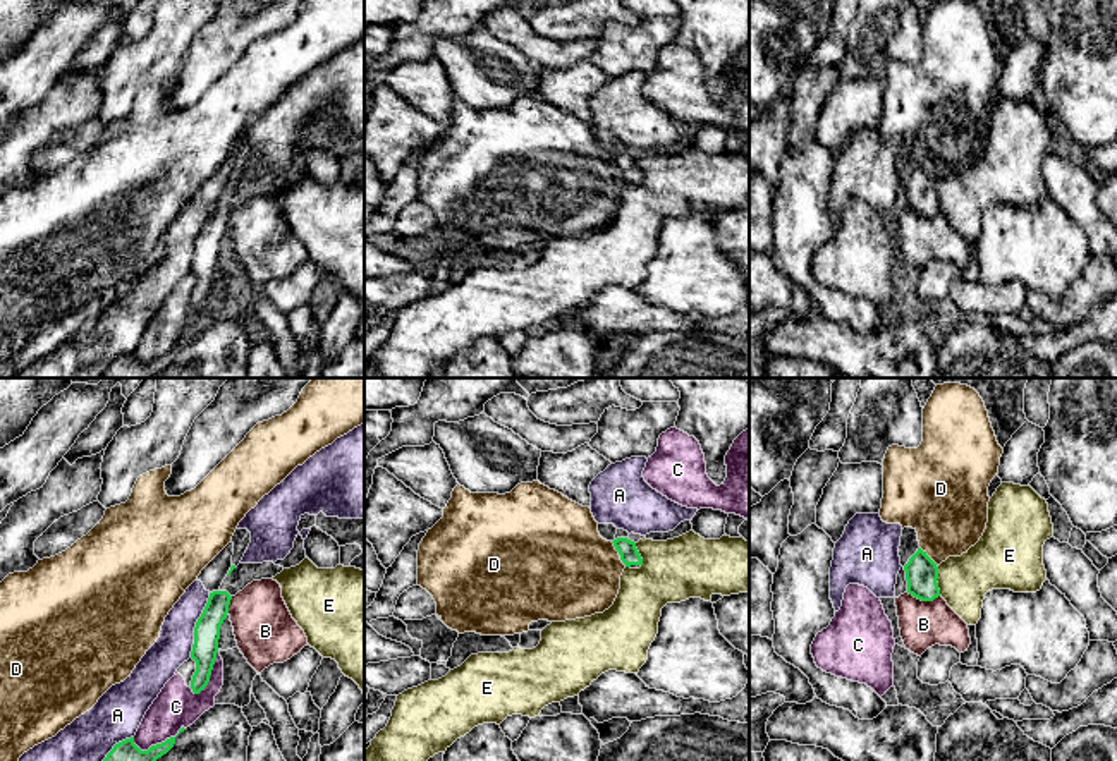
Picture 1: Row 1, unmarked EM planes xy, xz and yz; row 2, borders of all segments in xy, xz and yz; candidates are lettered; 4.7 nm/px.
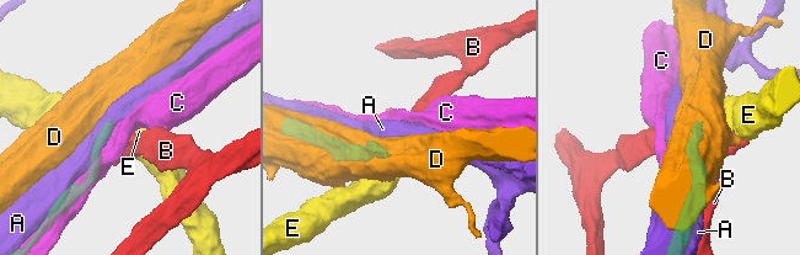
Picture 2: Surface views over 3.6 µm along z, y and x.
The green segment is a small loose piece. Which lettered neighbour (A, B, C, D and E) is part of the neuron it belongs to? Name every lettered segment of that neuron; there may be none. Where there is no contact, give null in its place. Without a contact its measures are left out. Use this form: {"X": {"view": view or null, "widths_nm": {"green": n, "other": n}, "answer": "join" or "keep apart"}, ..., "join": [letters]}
{"A": {"view": "xy", "widths_nm": {"green": 130, "other": 170}, "answer": "keep apart"}, "B": {"view": "yz", "widths_nm": {"green": 160, "other": 220}, "answer": "keep apart"}, "C": {"view": "xy", "widths_nm": {"green": 130, "other": 200}, "answer": "keep apart"}, "D": {"view": "xz", "widths_nm": {"green": 90, "other": 440}, "answer": "keep apart"}, "E": {"view": "yz", "widths_nm": {"green": 160, "other": 240}, "answer": "keep apart"}, "join": []}

